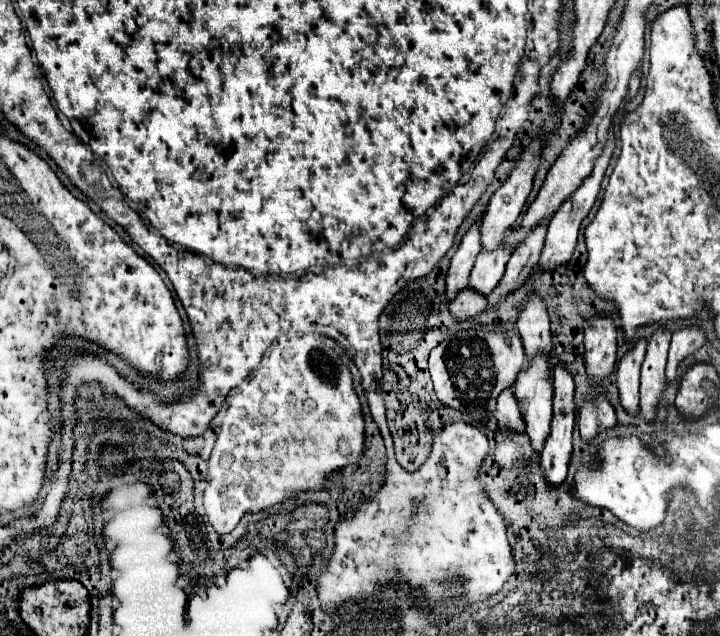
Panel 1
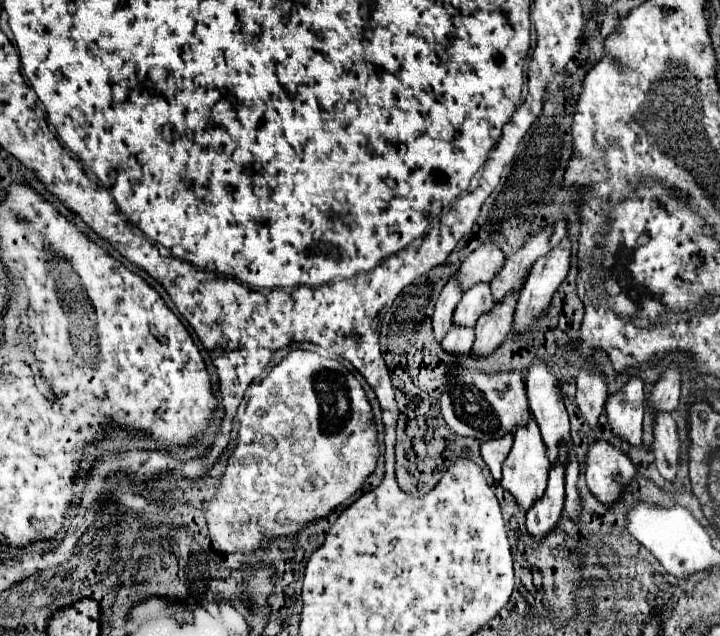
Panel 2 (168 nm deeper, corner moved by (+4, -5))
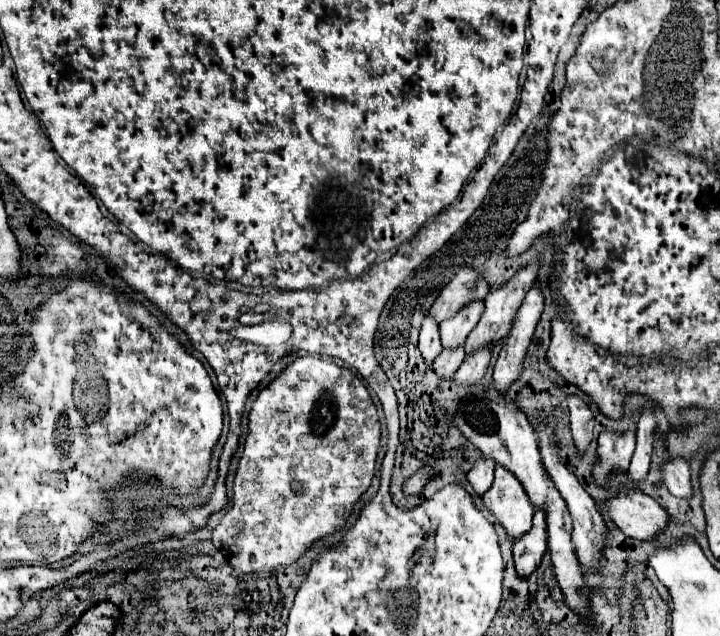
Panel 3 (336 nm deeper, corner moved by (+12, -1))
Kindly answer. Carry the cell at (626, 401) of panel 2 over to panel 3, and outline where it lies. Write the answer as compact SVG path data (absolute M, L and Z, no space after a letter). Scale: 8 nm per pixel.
M636 420L630 422L626 432L604 430L598 436L598 464L594 466L596 484L604 484L610 470L628 470L630 458L634 454L636 440Z

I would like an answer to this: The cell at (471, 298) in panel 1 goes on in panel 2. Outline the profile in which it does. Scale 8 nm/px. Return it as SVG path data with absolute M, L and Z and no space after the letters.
M452 326L452 330L446 334L442 342L442 350L460 358L470 354L472 342L474 342L474 330L468 330L464 326Z

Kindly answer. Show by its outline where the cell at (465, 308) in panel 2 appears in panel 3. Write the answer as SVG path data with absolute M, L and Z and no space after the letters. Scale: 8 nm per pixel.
M476 300L468 306L462 306L452 318L440 322L440 336L442 336L442 346L444 348L454 348L460 346L466 336L474 330L476 322L480 320L480 314L484 310L482 300Z

